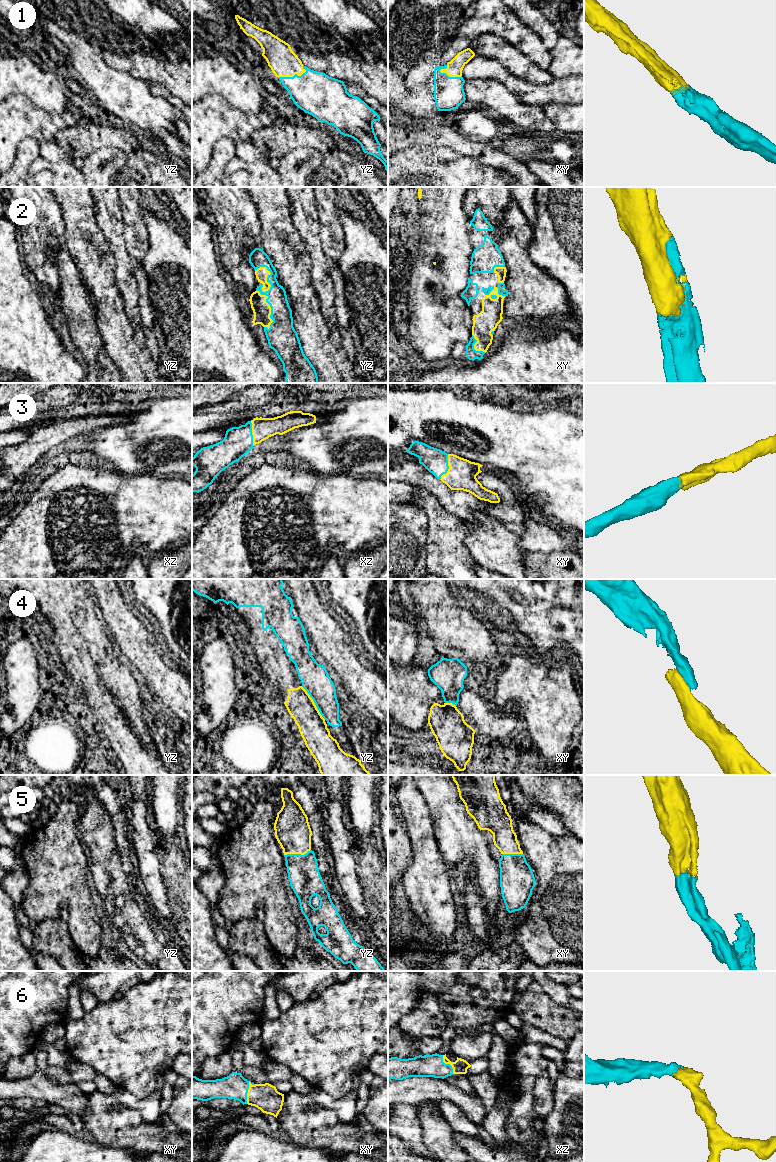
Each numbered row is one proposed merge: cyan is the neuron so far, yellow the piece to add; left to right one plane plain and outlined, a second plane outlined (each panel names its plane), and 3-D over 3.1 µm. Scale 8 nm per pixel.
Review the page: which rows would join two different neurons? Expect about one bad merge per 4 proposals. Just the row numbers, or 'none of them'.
none of them

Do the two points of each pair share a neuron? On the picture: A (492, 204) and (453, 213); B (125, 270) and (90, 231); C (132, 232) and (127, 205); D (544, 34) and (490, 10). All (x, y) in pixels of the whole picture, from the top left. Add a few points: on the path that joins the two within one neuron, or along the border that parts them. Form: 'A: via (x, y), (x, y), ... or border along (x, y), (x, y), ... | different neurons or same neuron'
A: border along (463, 197), (463, 210), (469, 221) | different neurons
B: border along (105, 236), (114, 257), (116, 281) | different neurons
C: via (132, 225), (132, 212) | same neuron
D: border along (511, 11), (540, 38), (543, 45) | different neurons

